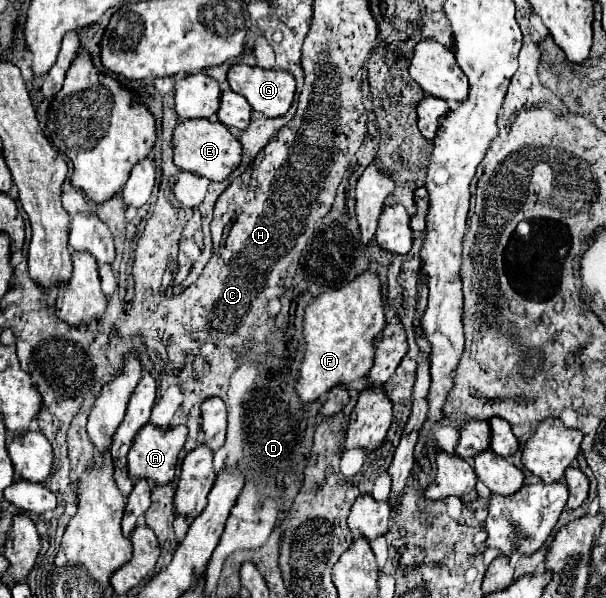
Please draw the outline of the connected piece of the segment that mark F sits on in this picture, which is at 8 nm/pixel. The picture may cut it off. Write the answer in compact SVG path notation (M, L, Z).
M364 270L342 288L314 298L304 314L306 354L300 366L296 392L302 402L314 402L336 384L350 384L368 376L374 362L374 340L386 328L380 276Z

